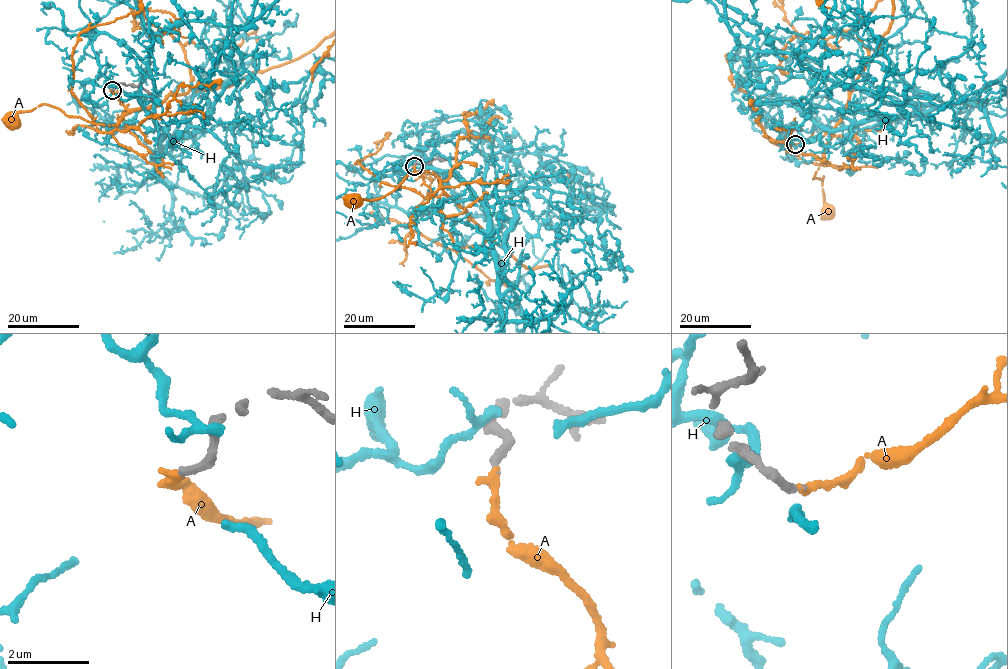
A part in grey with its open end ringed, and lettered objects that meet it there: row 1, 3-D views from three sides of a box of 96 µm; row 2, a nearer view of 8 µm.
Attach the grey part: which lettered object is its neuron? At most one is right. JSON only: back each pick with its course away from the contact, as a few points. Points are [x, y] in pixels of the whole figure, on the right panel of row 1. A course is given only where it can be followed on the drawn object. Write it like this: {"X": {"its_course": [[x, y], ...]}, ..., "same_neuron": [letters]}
{"A": {"its_course": [[795, 143], [827, 133], [832, 136], [823, 162], [812, 179], [823, 177], [823, 208], [826, 212]]}, "same_neuron": ["A"]}

